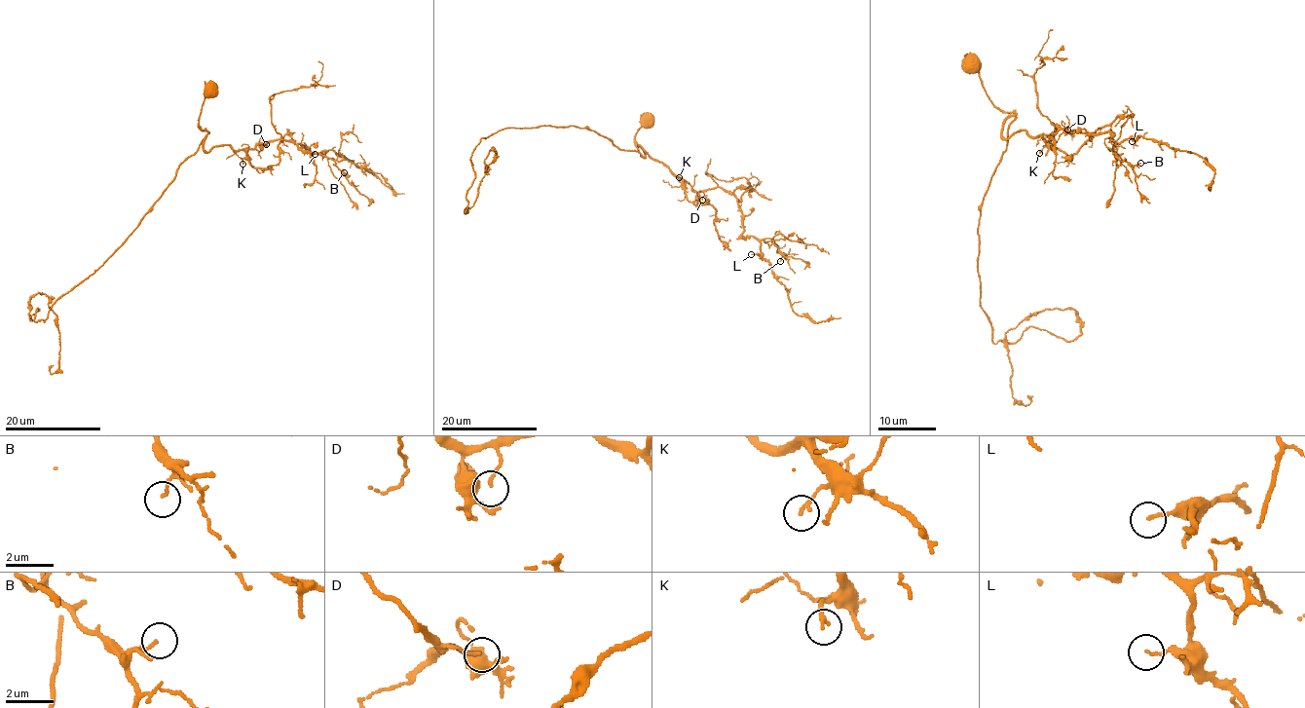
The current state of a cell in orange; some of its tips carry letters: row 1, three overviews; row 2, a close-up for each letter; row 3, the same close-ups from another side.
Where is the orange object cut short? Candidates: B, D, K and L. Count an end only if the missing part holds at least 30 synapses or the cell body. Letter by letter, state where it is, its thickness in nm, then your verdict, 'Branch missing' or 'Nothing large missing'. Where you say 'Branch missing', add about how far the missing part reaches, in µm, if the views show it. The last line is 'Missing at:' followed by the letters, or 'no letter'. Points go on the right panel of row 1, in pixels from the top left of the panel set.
B: Place: (1140, 163). Thickness 120 nm. Nothing large missing
D: Place: (1067, 130). Thickness 110 nm. Nothing large missing
K: Place: (1039, 153). Thickness 150 nm. Nothing large missing
L: Place: (1132, 141). Thickness 110 nm. Nothing large missing
Missing at: no letter

